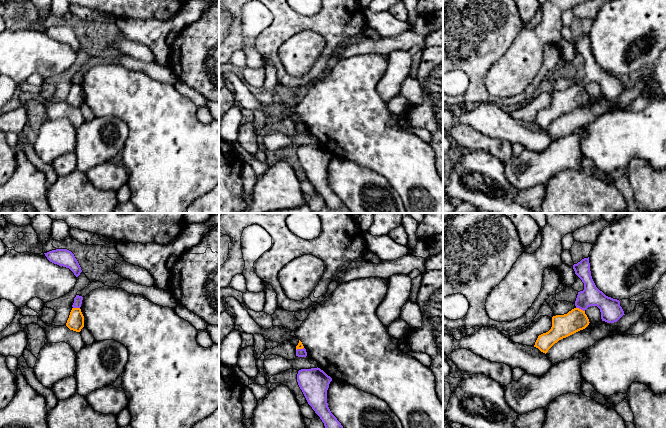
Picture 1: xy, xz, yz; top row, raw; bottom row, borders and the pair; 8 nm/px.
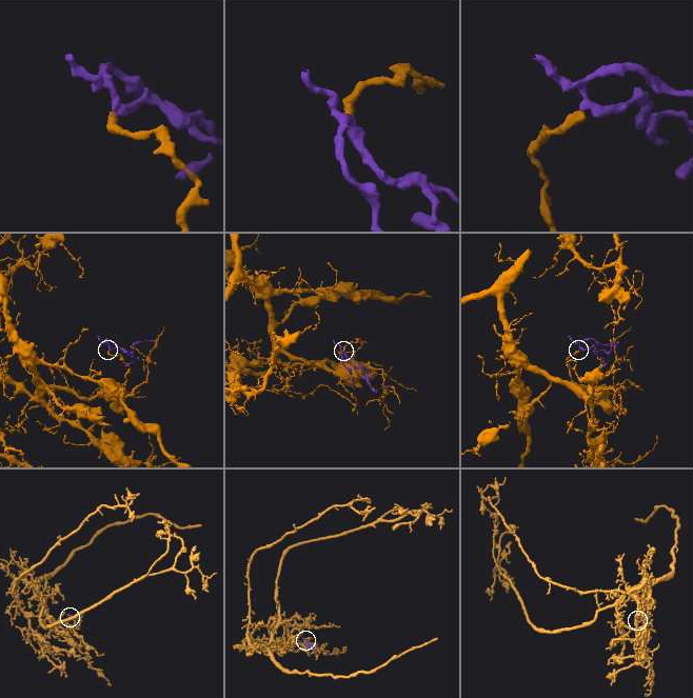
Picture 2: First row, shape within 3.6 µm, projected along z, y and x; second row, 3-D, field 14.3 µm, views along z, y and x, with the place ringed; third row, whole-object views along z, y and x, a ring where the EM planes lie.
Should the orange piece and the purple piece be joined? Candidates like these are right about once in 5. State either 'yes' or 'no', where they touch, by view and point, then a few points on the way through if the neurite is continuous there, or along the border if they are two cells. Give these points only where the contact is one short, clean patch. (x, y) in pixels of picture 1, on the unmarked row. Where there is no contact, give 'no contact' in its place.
no | yz (580, 85)

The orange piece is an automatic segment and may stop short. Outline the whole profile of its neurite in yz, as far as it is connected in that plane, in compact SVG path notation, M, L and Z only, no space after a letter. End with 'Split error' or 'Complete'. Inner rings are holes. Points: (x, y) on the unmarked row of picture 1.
M574 84L564 91L553 92L551 105L538 112L534 123L546 130L559 116L585 105L589 99L585 87L579 84Z. Complete

